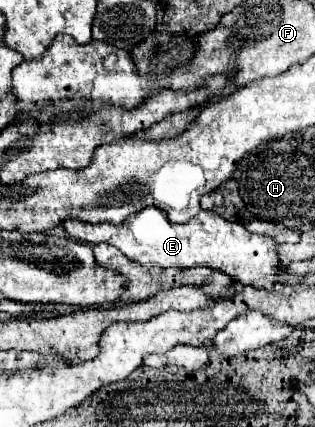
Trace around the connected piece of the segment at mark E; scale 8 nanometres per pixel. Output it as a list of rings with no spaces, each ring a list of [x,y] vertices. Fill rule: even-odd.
[[[142,208],[128,216],[122,224],[114,226],[108,222],[88,224],[80,220],[64,220],[62,228],[68,236],[88,244],[112,244],[124,256],[138,262],[140,266],[160,266],[160,268],[194,268],[206,266],[218,272],[228,274],[234,282],[272,288],[276,282],[284,280],[284,272],[280,268],[280,260],[276,254],[276,242],[268,236],[252,234],[242,224],[224,220],[216,216],[216,212],[200,210],[198,216],[184,224],[172,224],[160,208]]]

